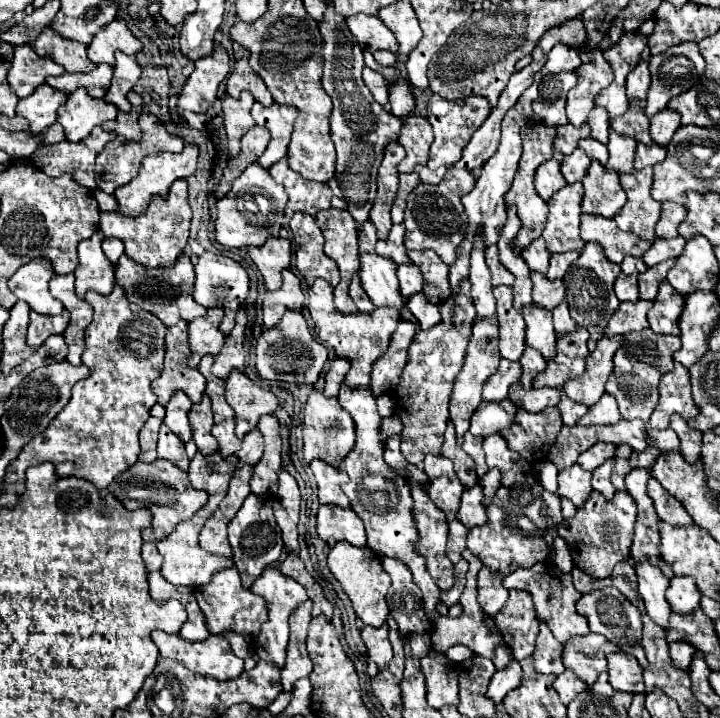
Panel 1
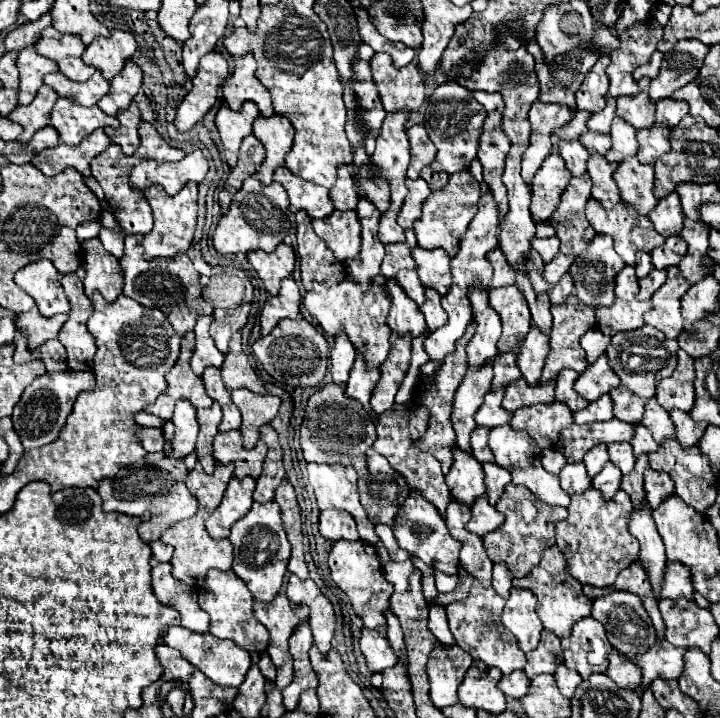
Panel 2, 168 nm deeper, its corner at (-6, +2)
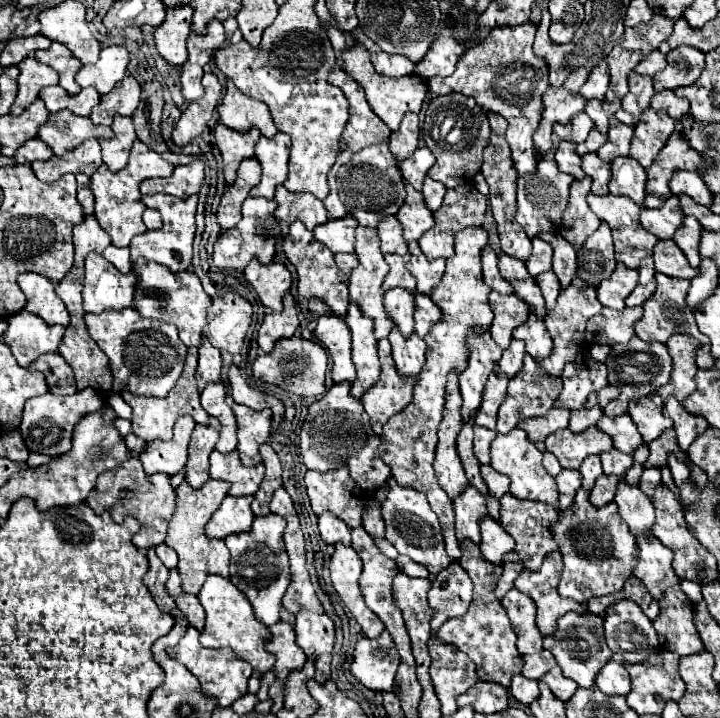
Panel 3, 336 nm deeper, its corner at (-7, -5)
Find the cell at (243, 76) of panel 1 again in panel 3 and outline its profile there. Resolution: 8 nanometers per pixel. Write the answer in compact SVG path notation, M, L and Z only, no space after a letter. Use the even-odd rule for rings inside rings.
M232 81L226 83L224 101L218 113L220 113L220 123L234 131L248 133L252 127L256 127L264 137L270 137L270 139L278 133L268 107L238 91L238 87Z

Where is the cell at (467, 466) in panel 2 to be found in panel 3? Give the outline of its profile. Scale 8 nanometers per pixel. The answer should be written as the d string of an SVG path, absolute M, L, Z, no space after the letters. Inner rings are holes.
M472 485L454 501L454 513L456 513L456 537L458 541L472 541L474 545L480 543L480 527L478 521L482 515L488 513L486 499L482 493L478 493Z

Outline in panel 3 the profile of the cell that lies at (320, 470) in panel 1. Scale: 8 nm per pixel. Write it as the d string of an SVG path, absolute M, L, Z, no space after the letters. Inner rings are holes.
M346 467L334 471L308 471L304 477L312 511L332 511L348 527L362 525L362 489L350 479Z

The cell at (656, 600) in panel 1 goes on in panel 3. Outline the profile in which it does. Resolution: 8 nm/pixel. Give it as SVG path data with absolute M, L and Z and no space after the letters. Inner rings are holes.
M624 475L616 489L616 505L620 517L628 523L630 531L634 535L638 533L650 533L650 527L654 523L654 507L648 495L644 495L638 487L630 487L624 481Z

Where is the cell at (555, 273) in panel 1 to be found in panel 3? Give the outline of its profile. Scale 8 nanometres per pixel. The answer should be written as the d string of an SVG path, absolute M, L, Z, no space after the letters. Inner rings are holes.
M546 271L546 273L536 277L536 283L542 289L542 295L544 295L544 301L546 301L546 309L552 311L554 303L556 303L556 297L560 293L560 283L558 283L556 275L552 271Z

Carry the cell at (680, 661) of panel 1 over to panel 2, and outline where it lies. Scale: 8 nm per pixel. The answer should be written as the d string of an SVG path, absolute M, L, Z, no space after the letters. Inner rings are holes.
M657 642L653 648L649 648L645 654L637 656L637 666L643 668L643 686L647 688L651 680L663 678L679 678L681 668L683 668L683 654L685 648L675 648L669 642Z

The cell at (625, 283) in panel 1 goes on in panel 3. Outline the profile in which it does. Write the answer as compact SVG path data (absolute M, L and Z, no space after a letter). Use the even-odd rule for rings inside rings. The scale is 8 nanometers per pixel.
M616 263L614 275L610 275L610 279L604 279L598 287L596 287L596 295L598 301L604 307L622 311L624 299L626 295L630 295L630 291L638 285L638 271L636 269L628 269L624 263Z

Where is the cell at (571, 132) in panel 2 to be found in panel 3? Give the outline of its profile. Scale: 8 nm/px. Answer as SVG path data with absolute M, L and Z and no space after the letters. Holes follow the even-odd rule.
M580 113L580 115L574 115L574 119L570 119L570 123L566 123L566 125L556 123L554 133L564 141L582 143L588 137L592 127L594 127L594 121L586 113Z

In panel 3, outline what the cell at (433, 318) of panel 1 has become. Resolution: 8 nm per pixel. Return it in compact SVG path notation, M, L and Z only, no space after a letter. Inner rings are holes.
M414 293L414 333L420 335L420 337L426 337L426 333L430 331L430 327L434 323L438 323L442 311L440 307L428 297L428 295L422 295L422 293Z

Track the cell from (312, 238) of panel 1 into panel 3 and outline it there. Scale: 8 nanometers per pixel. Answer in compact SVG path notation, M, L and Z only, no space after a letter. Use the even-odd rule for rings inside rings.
M298 221L292 223L290 229L288 229L288 235L284 235L284 239L282 239L282 251L284 251L286 259L296 267L296 275L298 275L298 299L300 299L300 305L302 305L302 311L304 311L306 321L314 321L314 319L316 319L316 315L310 315L310 313L306 311L306 305L308 305L308 301L310 301L312 297L322 299L322 301L330 307L332 315L344 317L346 311L348 311L348 305L350 305L350 301L348 301L348 277L342 275L342 271L340 271L340 275L338 275L338 267L336 267L336 263L334 263L334 255L332 255L330 251L326 251L326 247L322 247L322 243L318 243L318 241L314 239L314 235L312 235L302 223L298 223Z

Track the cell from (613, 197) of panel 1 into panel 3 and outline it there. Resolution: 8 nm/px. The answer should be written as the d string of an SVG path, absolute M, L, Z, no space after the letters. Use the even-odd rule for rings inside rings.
M596 153L582 157L582 169L592 179L592 193L594 195L608 195L608 181L610 181L610 163L602 161Z

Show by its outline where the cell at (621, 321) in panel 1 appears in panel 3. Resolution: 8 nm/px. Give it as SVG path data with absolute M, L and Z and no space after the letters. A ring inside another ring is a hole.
M604 307L598 315L590 317L586 323L586 343L594 345L616 345L628 343L634 335L632 325L642 317L642 307L626 307L624 311L614 311Z

